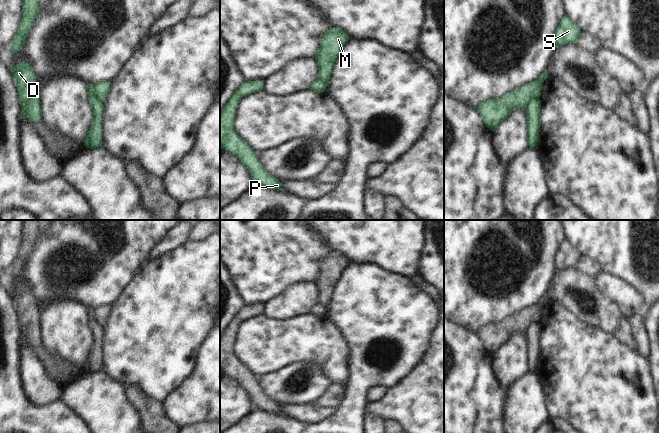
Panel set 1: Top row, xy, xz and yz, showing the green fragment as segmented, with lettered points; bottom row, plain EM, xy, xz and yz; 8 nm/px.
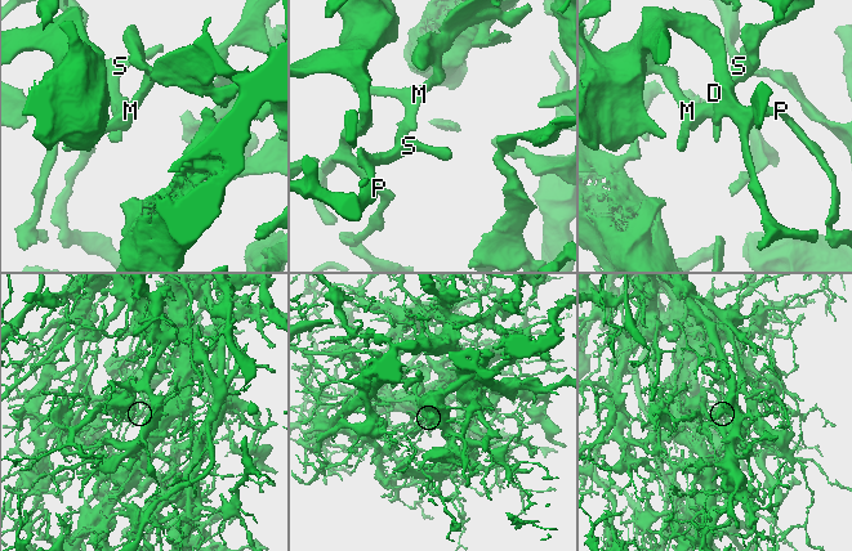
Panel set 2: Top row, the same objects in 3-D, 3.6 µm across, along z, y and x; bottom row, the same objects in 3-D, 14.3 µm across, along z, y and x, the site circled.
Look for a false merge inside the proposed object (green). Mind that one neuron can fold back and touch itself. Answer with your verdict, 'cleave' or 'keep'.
cleave

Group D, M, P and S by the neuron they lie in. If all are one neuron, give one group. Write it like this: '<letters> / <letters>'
D M P / S

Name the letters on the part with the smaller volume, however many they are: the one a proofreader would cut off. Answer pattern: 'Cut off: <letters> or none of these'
Cut off: S.

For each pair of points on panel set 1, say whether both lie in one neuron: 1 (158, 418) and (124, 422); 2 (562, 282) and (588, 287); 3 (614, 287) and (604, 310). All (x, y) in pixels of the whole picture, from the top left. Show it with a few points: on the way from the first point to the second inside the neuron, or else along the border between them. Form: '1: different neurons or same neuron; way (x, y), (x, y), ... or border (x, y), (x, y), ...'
1: different neurons; border (127, 400), (138, 414), (141, 422)
2: same neuron; way (568, 286), (582, 287)
3: different neurons; border (595, 280), (598, 289), (618, 307), (622, 315)

